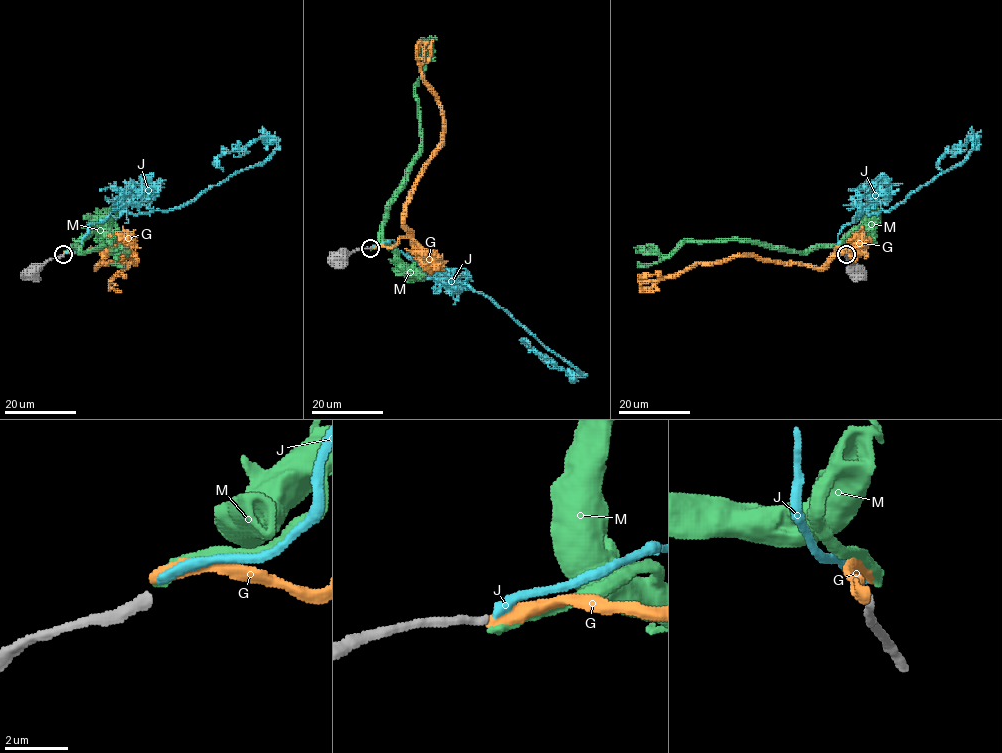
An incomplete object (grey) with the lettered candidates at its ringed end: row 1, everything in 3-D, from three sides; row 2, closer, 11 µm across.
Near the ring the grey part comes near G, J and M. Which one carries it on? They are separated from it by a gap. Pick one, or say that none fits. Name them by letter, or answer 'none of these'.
none of these

